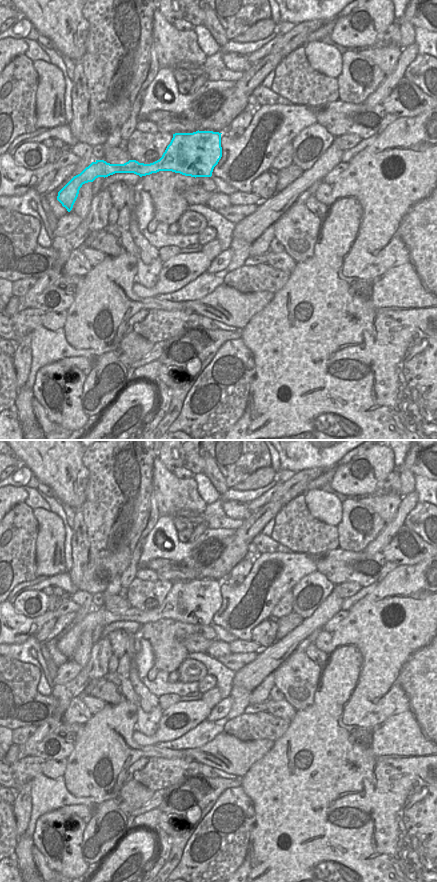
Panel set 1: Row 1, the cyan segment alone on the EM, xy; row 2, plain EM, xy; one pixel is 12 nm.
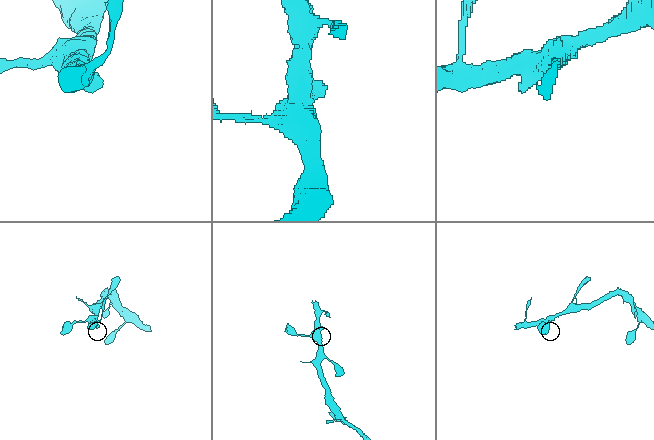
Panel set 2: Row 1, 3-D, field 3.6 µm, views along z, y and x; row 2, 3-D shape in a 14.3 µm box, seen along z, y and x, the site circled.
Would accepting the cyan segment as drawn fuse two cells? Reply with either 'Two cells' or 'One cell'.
One cell.

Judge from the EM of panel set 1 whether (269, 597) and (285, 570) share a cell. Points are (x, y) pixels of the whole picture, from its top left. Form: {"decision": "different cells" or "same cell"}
{"decision": "same cell"}

